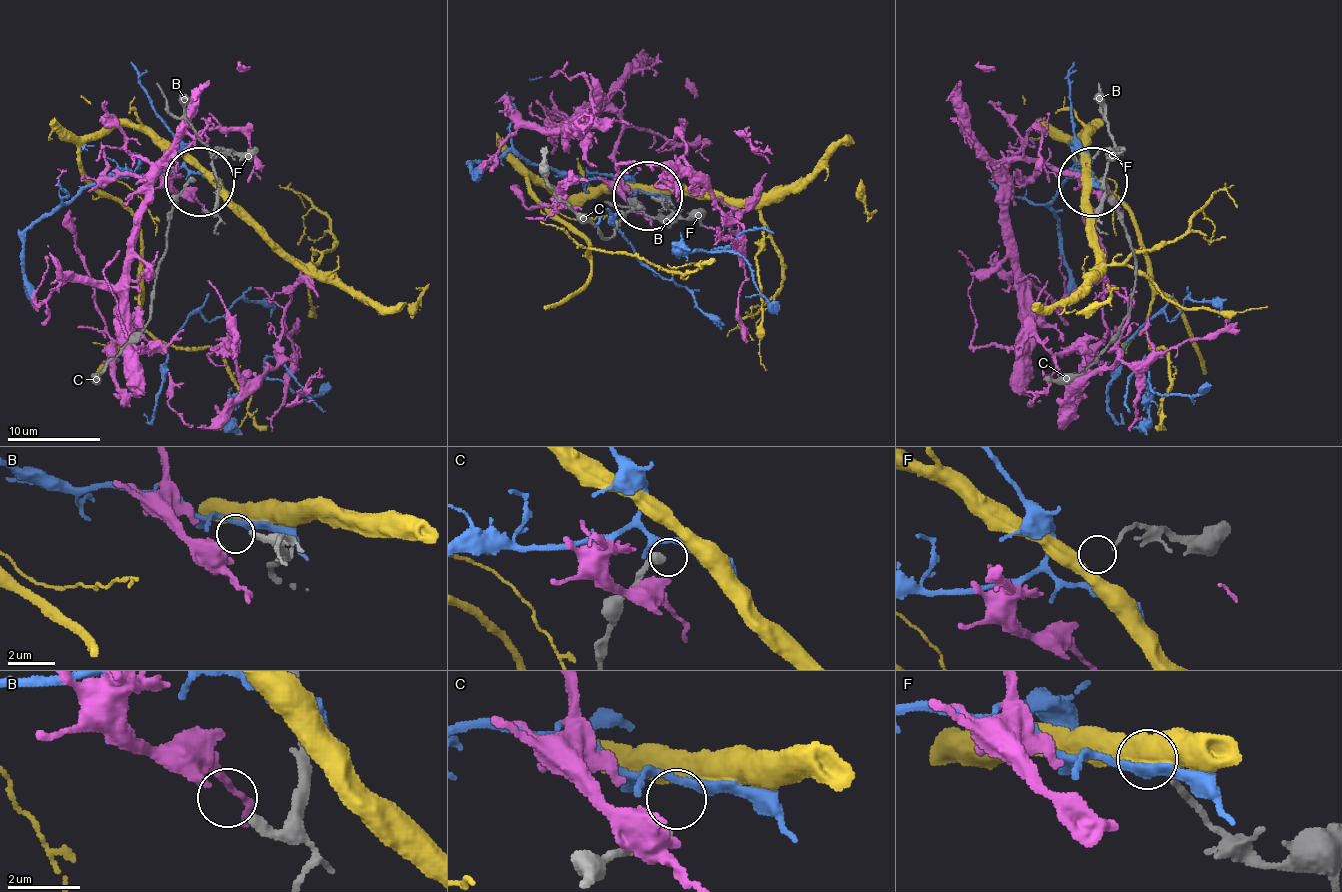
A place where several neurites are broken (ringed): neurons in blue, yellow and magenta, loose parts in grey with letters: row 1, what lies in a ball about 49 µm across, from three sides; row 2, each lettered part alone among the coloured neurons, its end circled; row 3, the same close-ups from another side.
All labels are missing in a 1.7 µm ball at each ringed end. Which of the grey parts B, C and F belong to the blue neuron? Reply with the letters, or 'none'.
none

